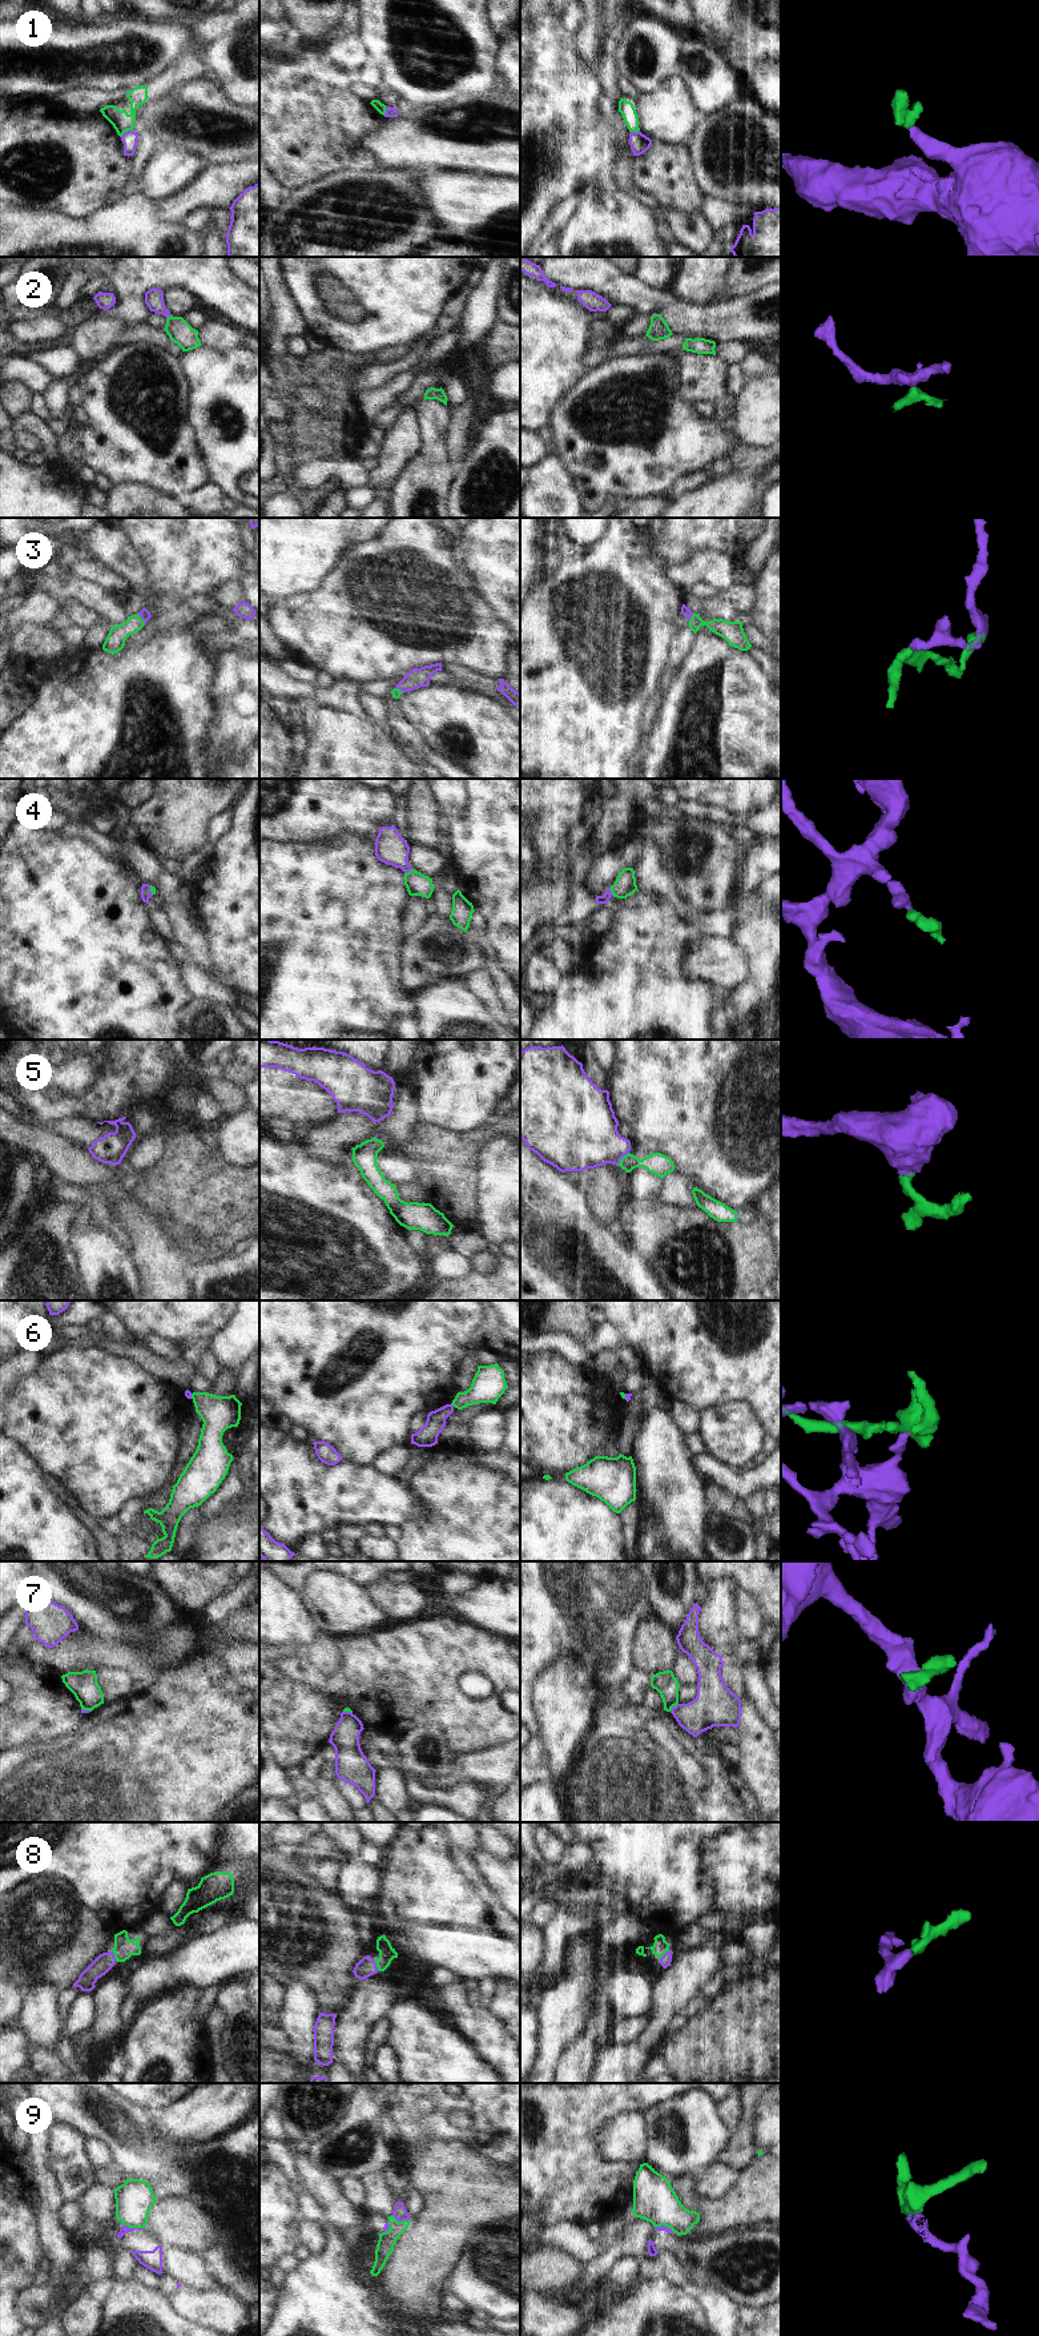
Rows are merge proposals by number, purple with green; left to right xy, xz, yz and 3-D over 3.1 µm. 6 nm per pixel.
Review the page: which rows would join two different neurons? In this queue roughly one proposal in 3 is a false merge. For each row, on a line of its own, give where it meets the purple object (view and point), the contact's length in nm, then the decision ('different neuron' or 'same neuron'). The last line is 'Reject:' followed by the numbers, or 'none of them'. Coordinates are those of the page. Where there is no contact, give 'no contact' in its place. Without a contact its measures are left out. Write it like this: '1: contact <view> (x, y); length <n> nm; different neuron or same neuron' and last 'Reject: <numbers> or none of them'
1: contact xy (125, 132); length 90 nm; different neuron
2: contact xy (168, 316); length 40 nm; same neuron
3: contact xy (141, 618); length 80 nm; same neuron
4: contact yz (609, 891); length 60 nm; same neuron
5: contact yz (621, 1157); length 120 nm; different neuron
6: contact xy (190, 1396); length 30 nm; different neuron
7: contact yz (673, 1707); length 80 nm; different neuron
8: contact xz (375, 1966); length 70 nm; same neuron
9: contact xy (133, 2228); length 110 nm; different neuron
Reject: 1, 5, 6, 7, 9

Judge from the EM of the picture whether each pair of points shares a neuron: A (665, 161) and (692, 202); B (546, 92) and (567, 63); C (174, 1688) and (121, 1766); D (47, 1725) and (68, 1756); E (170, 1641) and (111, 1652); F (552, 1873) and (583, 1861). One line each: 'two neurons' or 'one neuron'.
A: one neuron
B: one neuron
C: one neuron
D: two neurons
E: one neuron
F: one neuron

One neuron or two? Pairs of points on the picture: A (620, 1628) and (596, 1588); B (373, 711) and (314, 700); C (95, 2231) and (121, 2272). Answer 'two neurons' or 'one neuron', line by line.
A: one neuron
B: two neurons
C: one neuron

